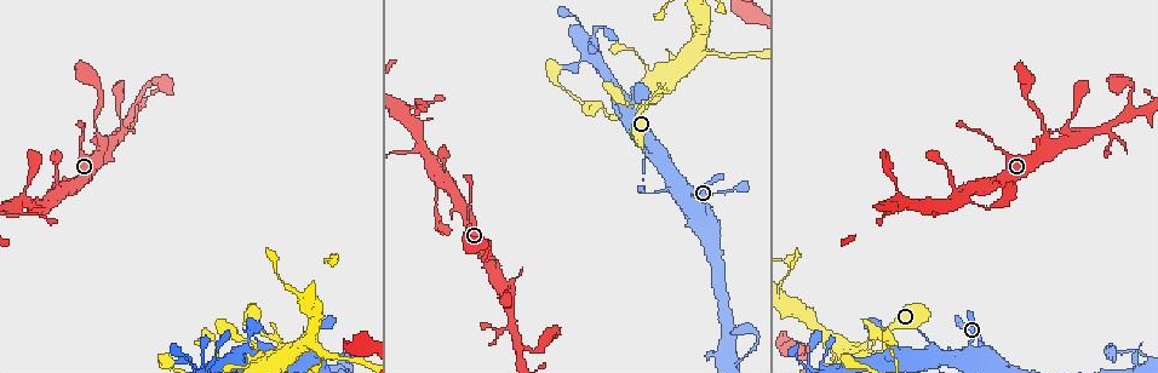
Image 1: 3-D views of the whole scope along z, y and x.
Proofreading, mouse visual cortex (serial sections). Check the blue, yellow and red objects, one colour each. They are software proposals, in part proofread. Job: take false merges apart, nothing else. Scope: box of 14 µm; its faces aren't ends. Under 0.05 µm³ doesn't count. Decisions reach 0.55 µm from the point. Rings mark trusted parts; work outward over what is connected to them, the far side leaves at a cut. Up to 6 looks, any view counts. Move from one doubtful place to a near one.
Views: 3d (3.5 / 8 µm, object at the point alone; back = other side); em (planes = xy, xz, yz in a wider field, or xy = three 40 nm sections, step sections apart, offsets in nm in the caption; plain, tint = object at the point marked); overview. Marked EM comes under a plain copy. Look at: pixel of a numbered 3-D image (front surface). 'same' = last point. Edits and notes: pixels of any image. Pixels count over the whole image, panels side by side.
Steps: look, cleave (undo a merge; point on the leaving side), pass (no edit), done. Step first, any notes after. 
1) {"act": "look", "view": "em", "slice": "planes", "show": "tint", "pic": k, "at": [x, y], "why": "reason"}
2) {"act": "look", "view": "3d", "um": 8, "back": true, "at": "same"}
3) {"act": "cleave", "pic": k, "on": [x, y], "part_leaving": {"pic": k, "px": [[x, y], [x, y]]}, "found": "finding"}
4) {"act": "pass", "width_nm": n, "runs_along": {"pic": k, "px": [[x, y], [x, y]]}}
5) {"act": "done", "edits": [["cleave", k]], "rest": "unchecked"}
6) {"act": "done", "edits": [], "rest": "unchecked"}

{"act": "look", "view": "3d", "um": 3.5, "back": true, "pic": 1, "at": [1099, 131], "why": "two arms in line, one across"}

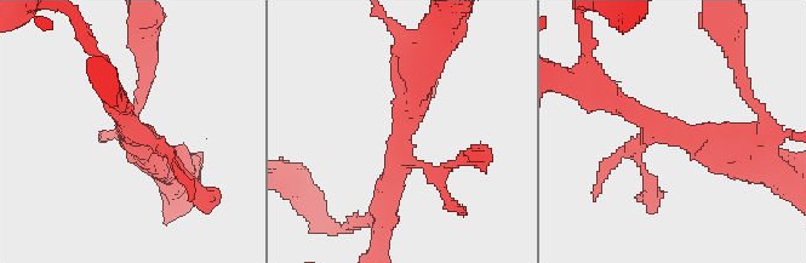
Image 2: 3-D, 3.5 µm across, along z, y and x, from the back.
{"act": "look", "view": "em", "slice": "xy", "step": 1, "show": "tint", "pic": 2, "at": [398, 134], "arms": 3, "arm_widths_nm": [150, 300, 400]}

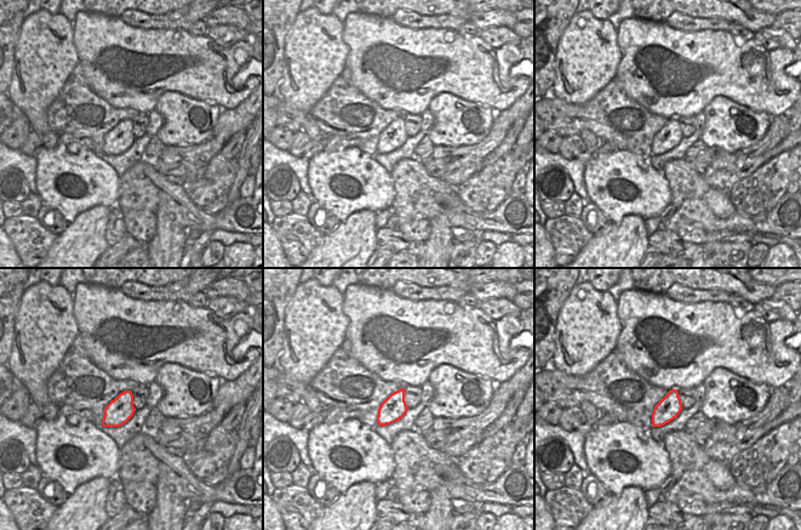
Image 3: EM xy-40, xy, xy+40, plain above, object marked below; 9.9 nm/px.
{"act": "pass", "runs_along": {"pic": 2, "px": [[743, 154], [606, 98]]}, "found": "continuous, no second cell"}

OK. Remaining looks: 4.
{"act": "look", "view": "3d", "um": 3.5, "pic": 1, "at": [265, 336], "why": "narrows sharply"}

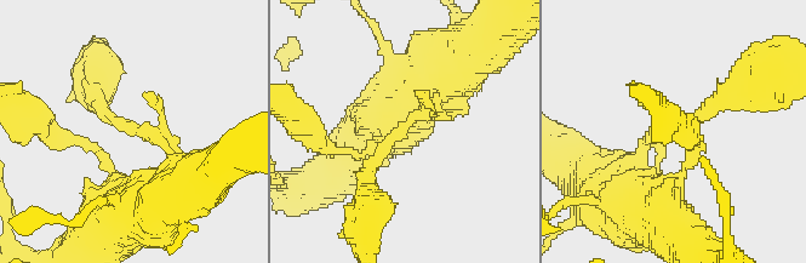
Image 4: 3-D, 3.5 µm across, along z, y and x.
{"act": "look", "view": "em", "slice": "planes", "show": "tint", "pic": 4, "at": [138, 129], "why": "now the EM"}

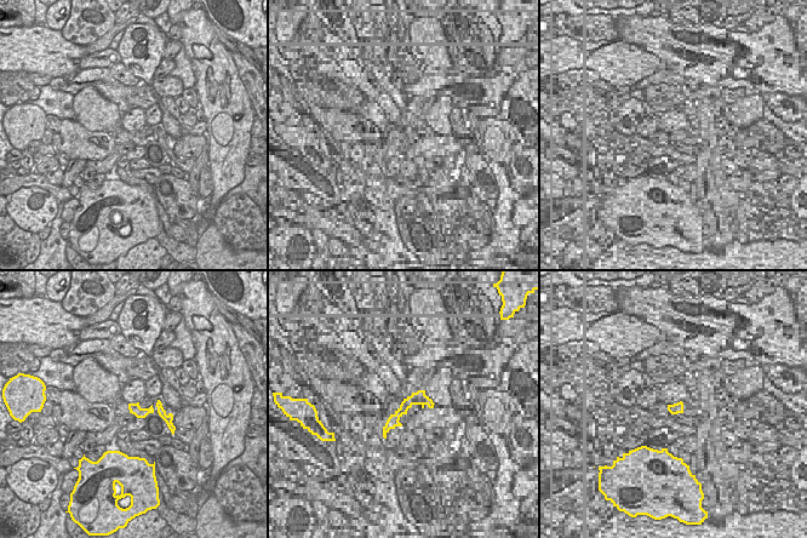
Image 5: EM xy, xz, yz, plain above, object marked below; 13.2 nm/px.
{"act": "pass", "runs_along": {"pic": 4, "px": [[366, 178], [384, 147], [456, 75]]}, "found": "one cell here"}

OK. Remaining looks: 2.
{"act": "look", "view": "3d", "um": 3.5, "pic": 1, "at": [701, 52], "why": "four or more arms meet"}

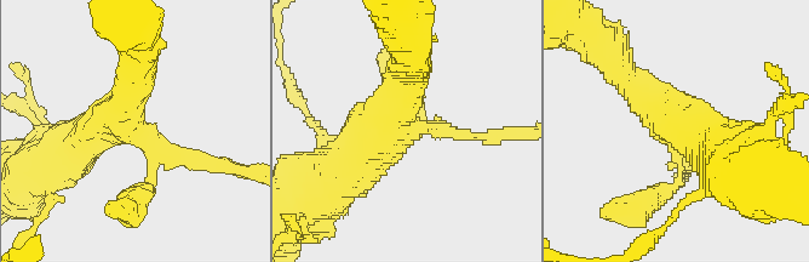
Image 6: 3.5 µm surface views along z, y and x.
{"act": "look", "view": "em", "slice": "planes", "show": "tint", "pic": 6, "at": [406, 125], "arms": 4, "arm_widths_nm": [150, 200, 350, 600], "why": "now the EM"}

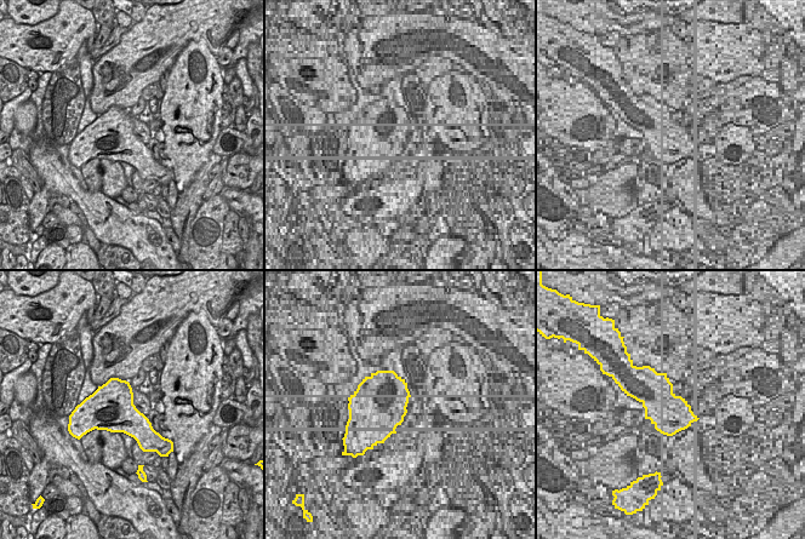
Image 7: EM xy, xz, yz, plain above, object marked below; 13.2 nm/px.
{"act": "pass", "runs_along": {"pic": 6, "px": [[333, 180], [385, 134], [407, 68]]}, "found": "all the same cell"}

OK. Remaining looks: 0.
{"act": "done", "edits": [], "rest": "unchecked"}

